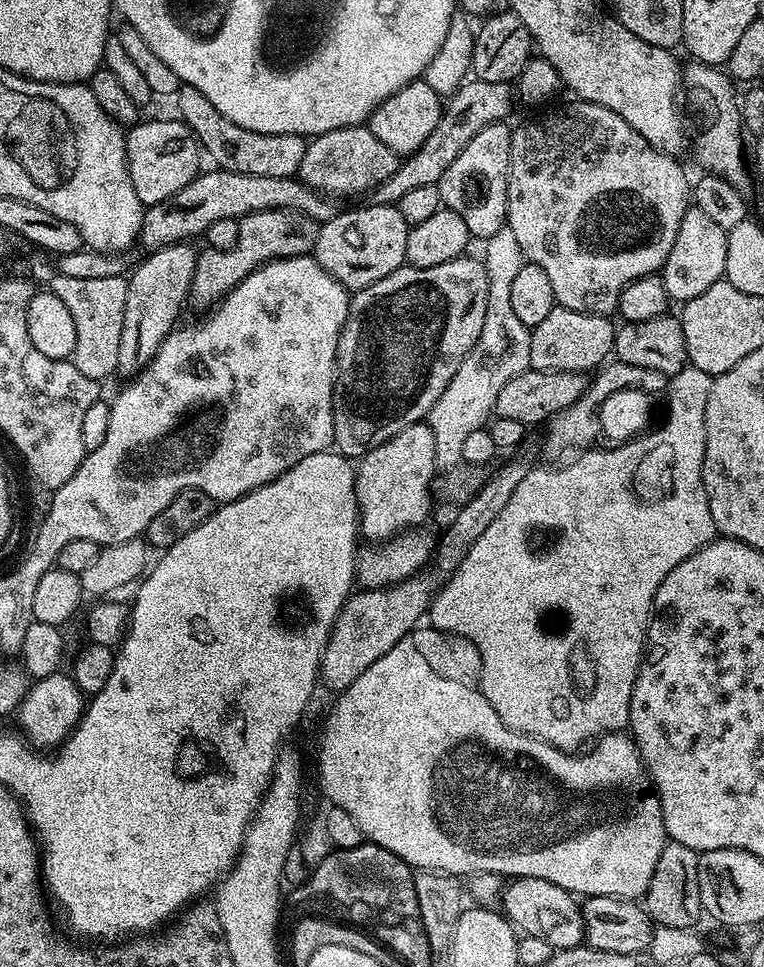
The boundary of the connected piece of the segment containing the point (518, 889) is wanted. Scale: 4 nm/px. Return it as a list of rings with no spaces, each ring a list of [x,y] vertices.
[[[529,876],[513,879],[509,884],[512,885],[509,888],[507,885],[502,894],[502,912],[523,935],[542,938],[550,942],[554,950],[578,947],[585,943],[584,914],[573,893],[562,886],[554,886],[554,882],[549,880]]]

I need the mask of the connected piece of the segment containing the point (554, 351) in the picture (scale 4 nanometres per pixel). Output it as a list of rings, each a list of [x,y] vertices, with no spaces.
[[[559,306],[550,310],[550,314],[546,314],[544,321],[538,322],[538,326],[531,329],[531,367],[543,372],[570,370],[585,374],[599,369],[614,352],[617,325],[611,324],[610,321],[608,316],[595,316],[589,312],[579,312]]]

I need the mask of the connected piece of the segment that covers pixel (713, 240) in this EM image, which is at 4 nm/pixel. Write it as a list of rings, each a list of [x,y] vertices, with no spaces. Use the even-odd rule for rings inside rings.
[[[688,207],[682,218],[682,226],[678,226],[678,238],[674,238],[674,246],[670,246],[670,254],[662,269],[669,301],[693,300],[698,298],[698,294],[710,290],[714,282],[724,279],[727,237],[727,231],[717,226],[702,210]]]

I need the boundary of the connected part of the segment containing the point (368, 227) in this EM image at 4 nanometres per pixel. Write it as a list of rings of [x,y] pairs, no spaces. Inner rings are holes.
[[[365,204],[365,208],[352,208],[349,212],[337,211],[330,222],[319,225],[316,236],[314,255],[317,262],[326,274],[349,290],[370,286],[406,264],[406,238],[410,225],[402,218],[399,207]]]

